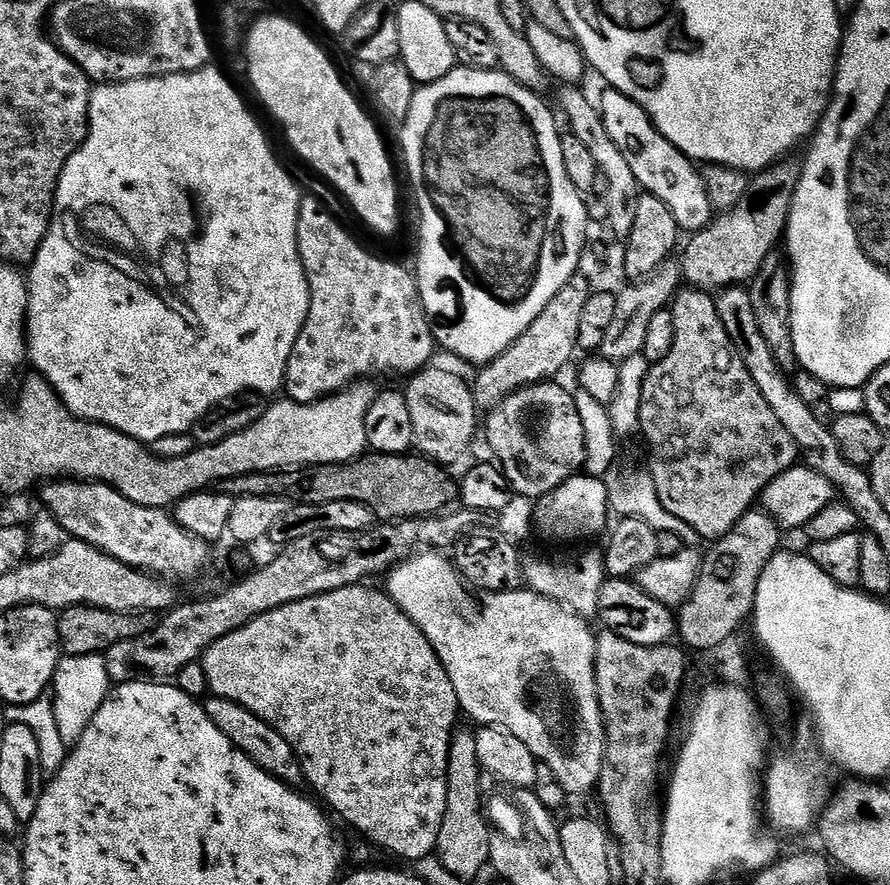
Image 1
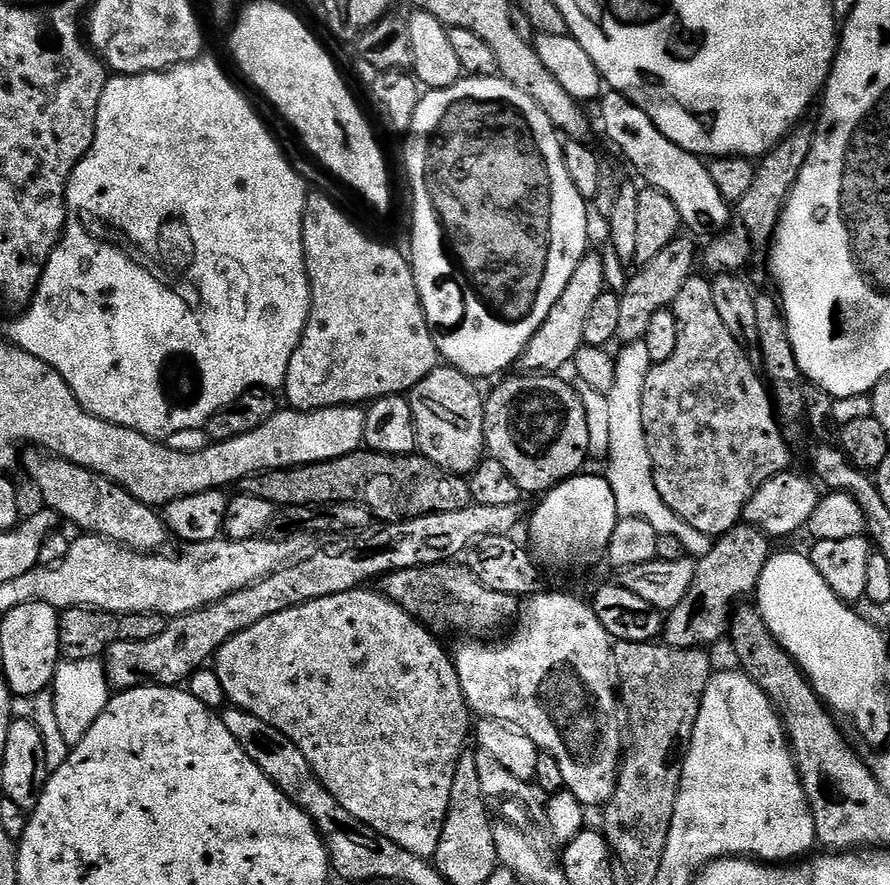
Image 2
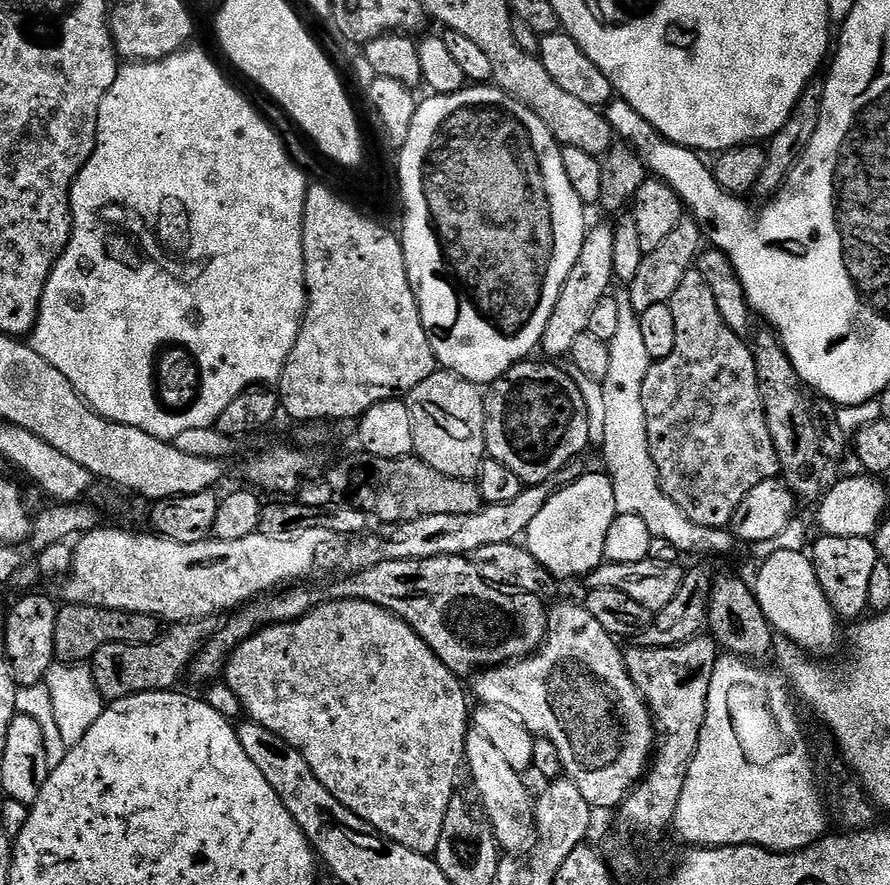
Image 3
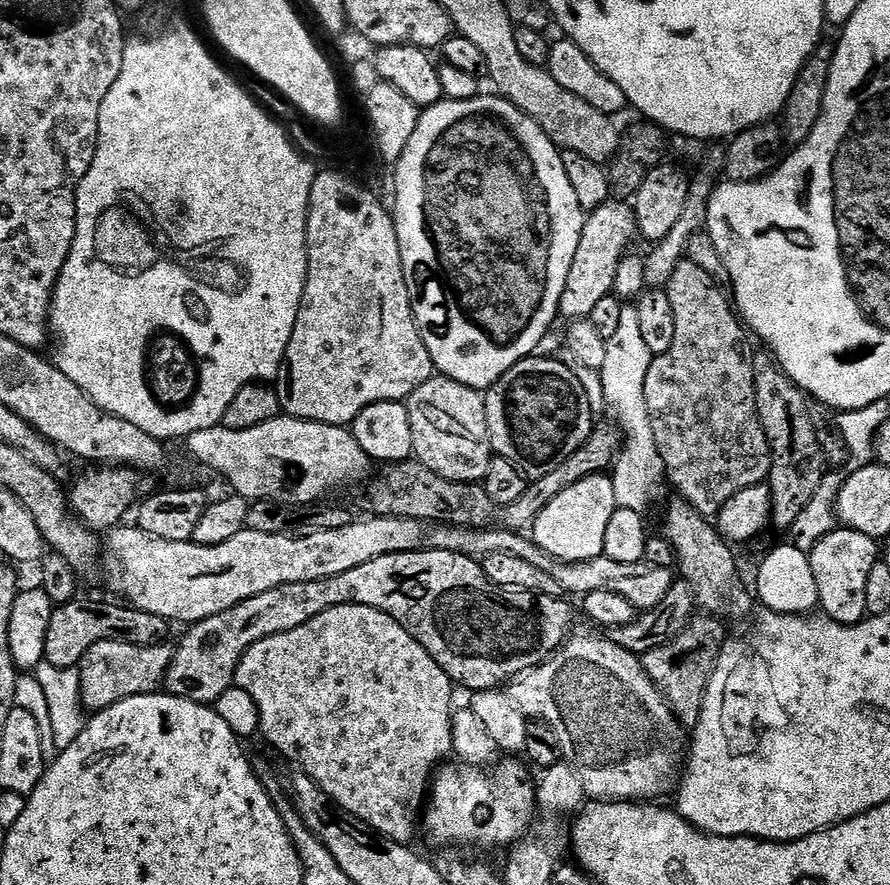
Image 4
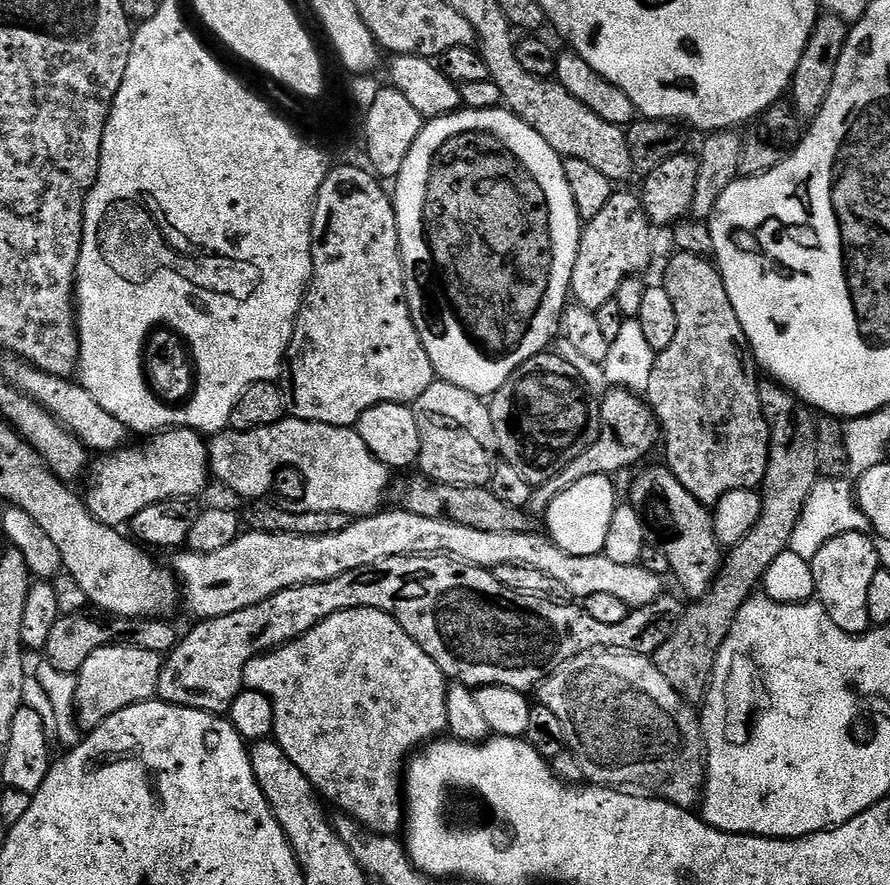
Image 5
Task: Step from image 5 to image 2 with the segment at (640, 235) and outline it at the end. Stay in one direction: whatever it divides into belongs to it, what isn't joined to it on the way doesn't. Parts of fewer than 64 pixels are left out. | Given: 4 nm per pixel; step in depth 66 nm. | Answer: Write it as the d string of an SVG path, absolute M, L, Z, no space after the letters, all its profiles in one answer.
M586 254L582 262L578 262L578 270L570 274L570 282L566 282L566 290L562 290L562 298L554 302L546 322L538 326L534 338L526 346L522 357L522 364L525 364L527 371L532 374L556 374L567 369L571 365L574 354L585 347L584 330L586 317L592 304L598 299L598 294L606 291L603 276L603 262L599 255Z

